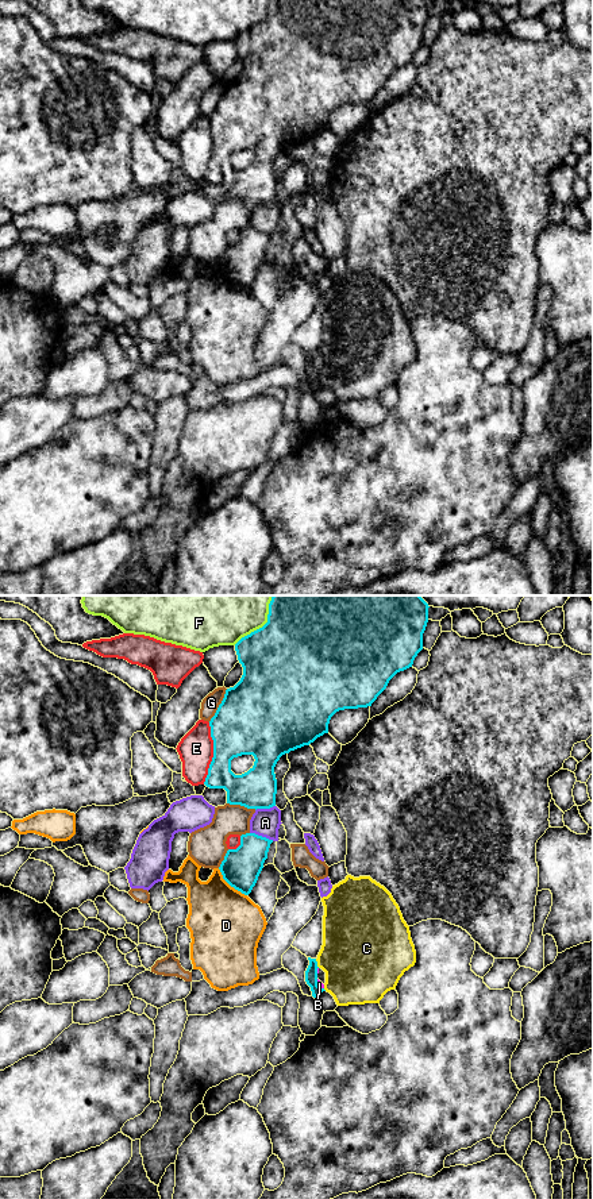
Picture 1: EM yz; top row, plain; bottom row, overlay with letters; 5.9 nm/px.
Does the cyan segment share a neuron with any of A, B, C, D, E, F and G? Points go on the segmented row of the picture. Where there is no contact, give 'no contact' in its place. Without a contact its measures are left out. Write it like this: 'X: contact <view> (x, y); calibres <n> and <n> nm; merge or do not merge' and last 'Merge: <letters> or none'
A: contact yz (261, 836); calibres 220 and 170 nm; do not merge
B: contact yz (319, 986); calibres 80 and 30 nm; do not merge
C: contact yz (316, 963); calibres 80 and 440 nm; do not merge
D: contact yz (230, 885); calibres 220 and 420 nm; do not merge
E: contact yz (214, 754); calibres 360 and 200 nm; do not merge
F: contact yz (264, 625); calibres 500 and 460 nm; do not merge
G: contact yz (219, 705); calibres 480 and 100 nm; do not merge
Merge: none

